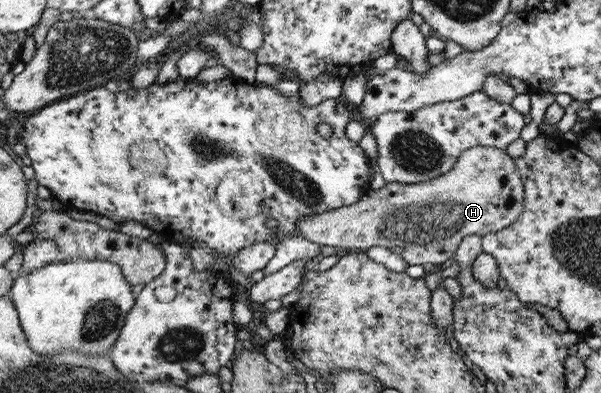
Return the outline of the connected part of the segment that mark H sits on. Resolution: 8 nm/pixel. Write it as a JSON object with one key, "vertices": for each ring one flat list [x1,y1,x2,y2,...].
{"vertices":[[478,145,467,149,448,173,434,180,414,184,385,182,384,187,366,192,356,204,306,216,300,223,300,237,346,252,366,251,370,247,382,245,401,255,409,265,433,263,439,266,455,255,465,237,496,233,508,227,518,219,523,207,524,184,515,159,506,150]]}

